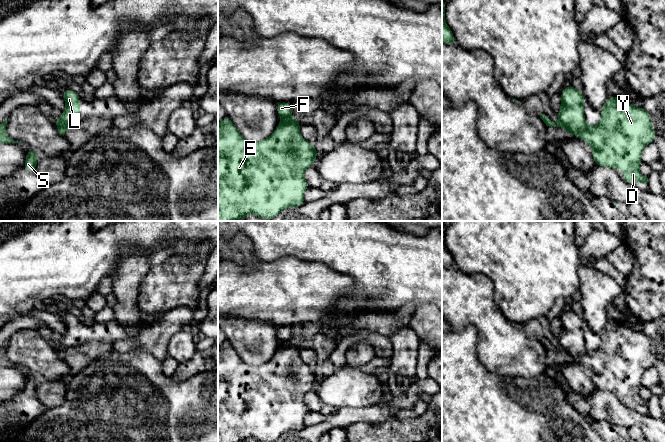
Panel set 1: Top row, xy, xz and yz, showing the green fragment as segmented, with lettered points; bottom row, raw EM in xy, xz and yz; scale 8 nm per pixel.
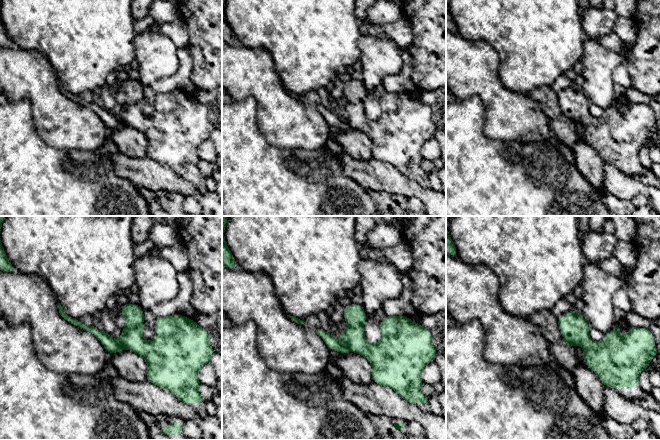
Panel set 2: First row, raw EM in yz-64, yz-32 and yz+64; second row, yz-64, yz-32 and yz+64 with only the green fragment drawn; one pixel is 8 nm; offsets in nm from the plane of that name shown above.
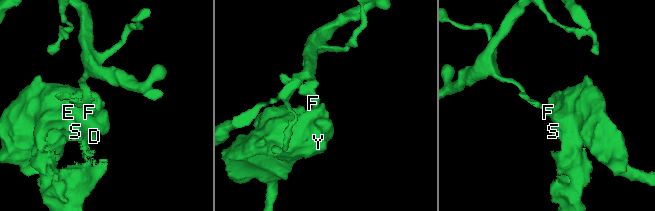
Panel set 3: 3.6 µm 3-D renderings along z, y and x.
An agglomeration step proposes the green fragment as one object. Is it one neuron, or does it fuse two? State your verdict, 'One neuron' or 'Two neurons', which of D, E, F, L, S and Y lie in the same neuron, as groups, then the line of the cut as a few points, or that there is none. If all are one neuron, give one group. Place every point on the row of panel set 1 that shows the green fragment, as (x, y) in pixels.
Two neurons. Groups: D E L S Y / F. Split along xy (57, 124), (63, 124), (67, 127)

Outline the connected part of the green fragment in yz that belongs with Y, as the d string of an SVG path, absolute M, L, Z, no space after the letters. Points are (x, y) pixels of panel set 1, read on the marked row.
M572 85L566 86L561 92L561 106L557 112L559 123L566 128L570 135L575 135L588 143L592 148L594 163L598 166L609 167L613 170L621 168L624 180L632 185L639 183L647 184L647 177L642 176L639 168L642 163L641 155L646 145L652 143L657 136L651 122L652 117L648 111L642 107L637 107L627 102L624 97L610 96L601 109L601 120L596 126L588 126L585 121L584 102L586 101L582 91L577 90Z

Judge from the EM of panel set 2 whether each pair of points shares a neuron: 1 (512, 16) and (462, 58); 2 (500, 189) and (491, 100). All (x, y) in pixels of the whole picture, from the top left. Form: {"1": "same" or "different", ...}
{"1": "different", "2": "different"}

